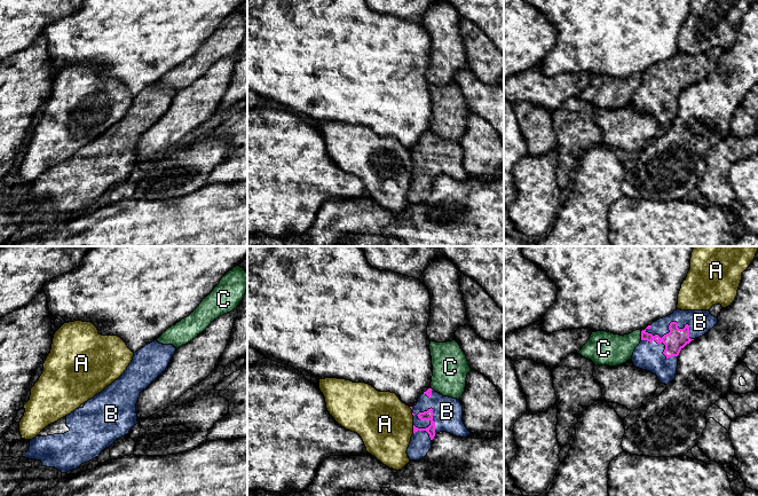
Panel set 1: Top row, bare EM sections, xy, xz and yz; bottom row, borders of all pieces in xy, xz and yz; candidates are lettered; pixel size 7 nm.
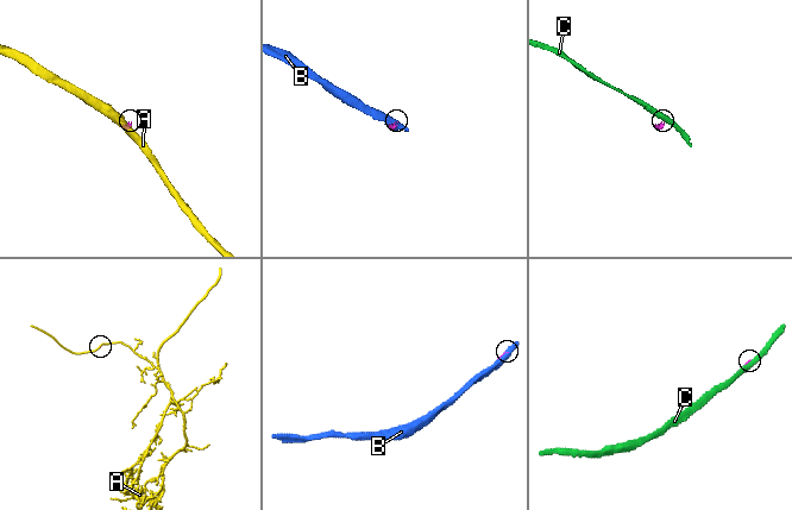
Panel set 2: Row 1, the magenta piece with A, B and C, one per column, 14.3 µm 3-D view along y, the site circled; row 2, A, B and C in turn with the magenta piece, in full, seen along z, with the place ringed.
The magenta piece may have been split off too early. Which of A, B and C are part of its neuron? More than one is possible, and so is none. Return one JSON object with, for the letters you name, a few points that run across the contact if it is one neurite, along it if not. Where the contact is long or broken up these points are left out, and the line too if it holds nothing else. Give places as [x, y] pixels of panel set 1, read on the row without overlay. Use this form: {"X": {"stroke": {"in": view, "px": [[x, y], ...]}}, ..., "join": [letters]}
{"join": ["B"]}

